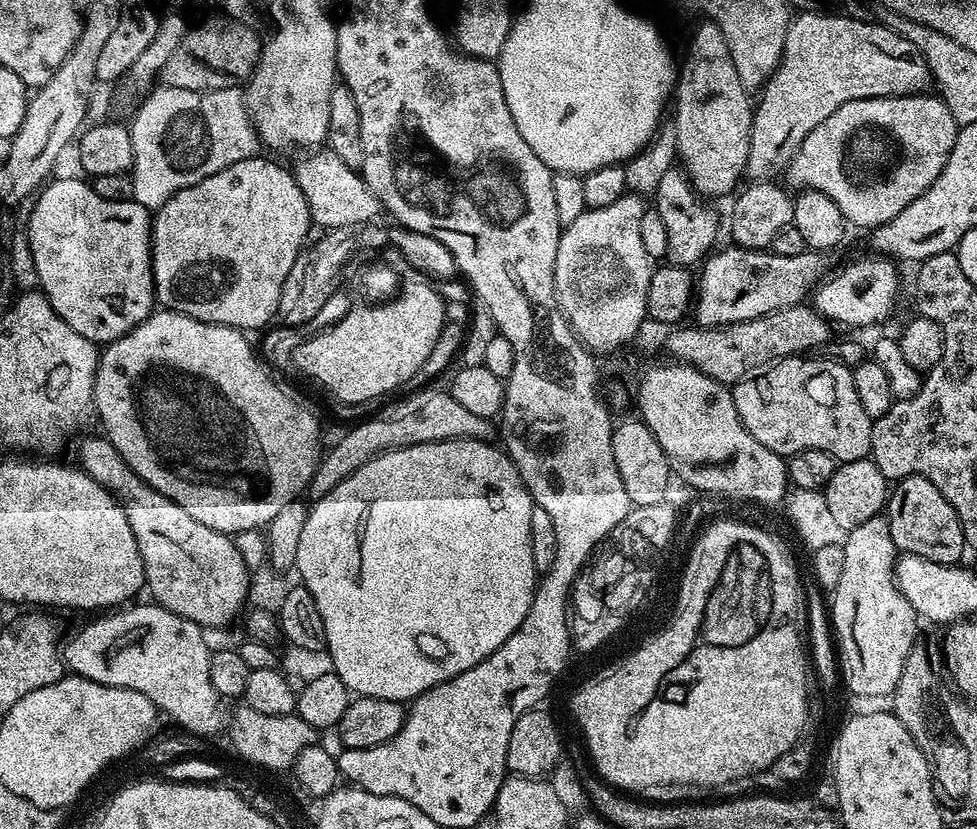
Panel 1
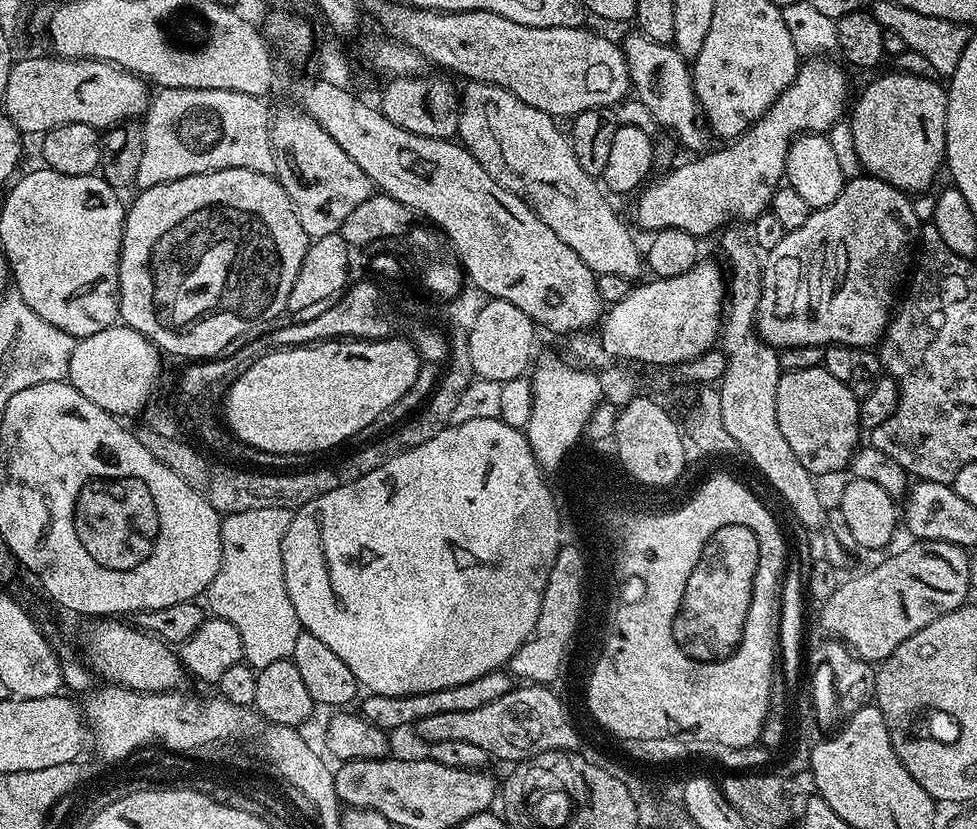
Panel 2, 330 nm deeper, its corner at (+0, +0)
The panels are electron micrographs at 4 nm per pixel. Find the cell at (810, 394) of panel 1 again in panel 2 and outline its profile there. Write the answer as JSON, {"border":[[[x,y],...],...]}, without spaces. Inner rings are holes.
{"border":[[[822,366],[781,375],[777,388],[777,418],[778,427],[795,457],[812,476],[821,478],[851,465],[852,456],[861,443],[860,400],[845,381],[834,378],[834,374]]]}

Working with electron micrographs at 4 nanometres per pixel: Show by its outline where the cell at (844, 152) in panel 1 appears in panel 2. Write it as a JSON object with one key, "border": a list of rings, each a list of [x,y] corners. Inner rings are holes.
{"border":[[[908,72],[880,76],[857,100],[855,97],[850,108],[854,150],[861,169],[909,194],[927,193],[945,163],[948,93],[943,83],[932,80]]]}

